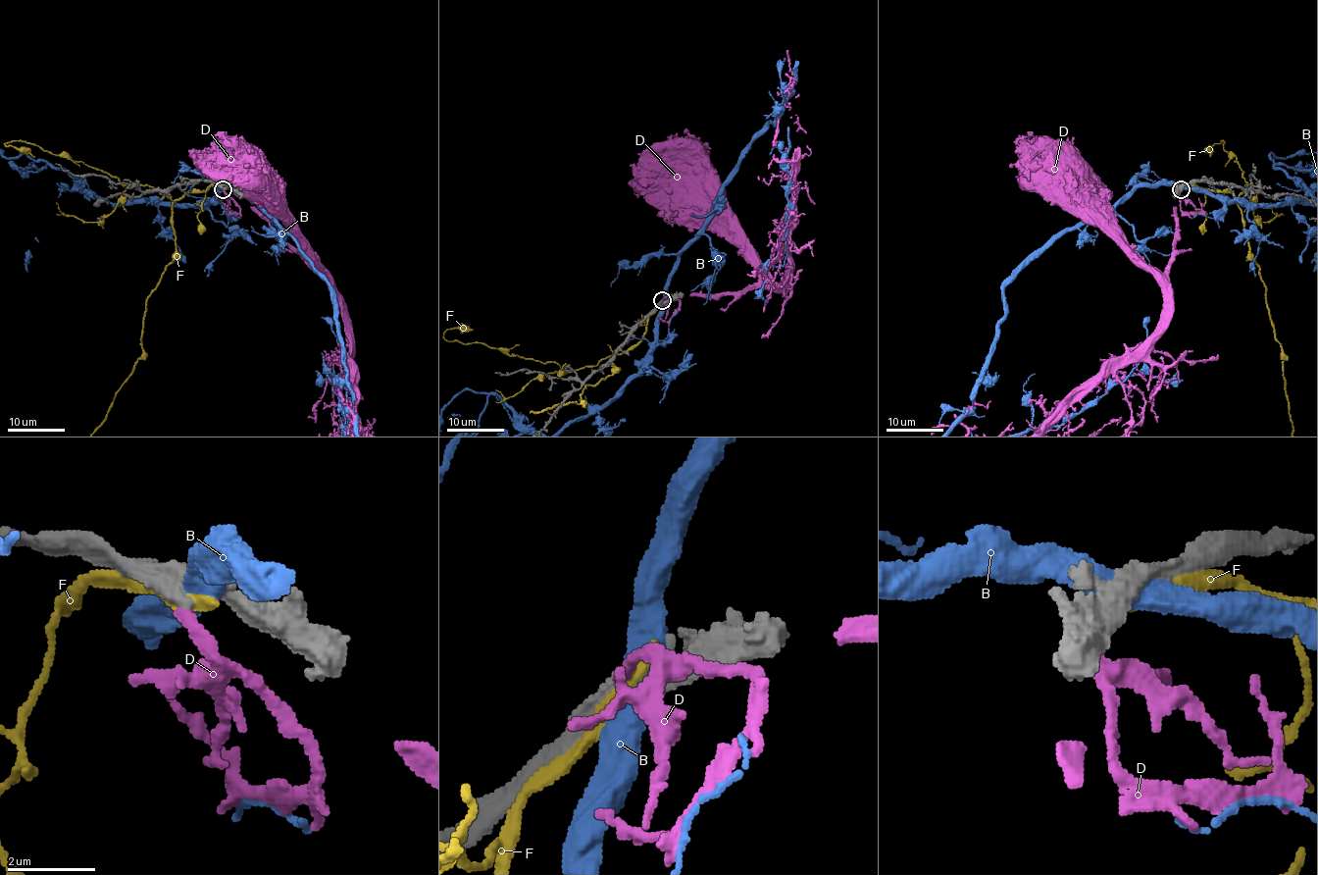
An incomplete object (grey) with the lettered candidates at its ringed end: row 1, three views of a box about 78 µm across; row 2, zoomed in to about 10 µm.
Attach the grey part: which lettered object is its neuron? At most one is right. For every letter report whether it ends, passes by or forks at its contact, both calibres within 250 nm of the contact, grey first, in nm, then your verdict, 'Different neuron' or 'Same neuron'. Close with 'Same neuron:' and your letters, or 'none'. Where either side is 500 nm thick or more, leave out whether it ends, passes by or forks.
B: Thickness 480 nm (grey) against 550 nm. Different neuron
D: It ends there. Thickness 300 nm (grey) against 280 nm. Same neuron
F: It passes by. Thickness 440 nm (grey) against 320 nm. Different neuron
Same neuron: D

